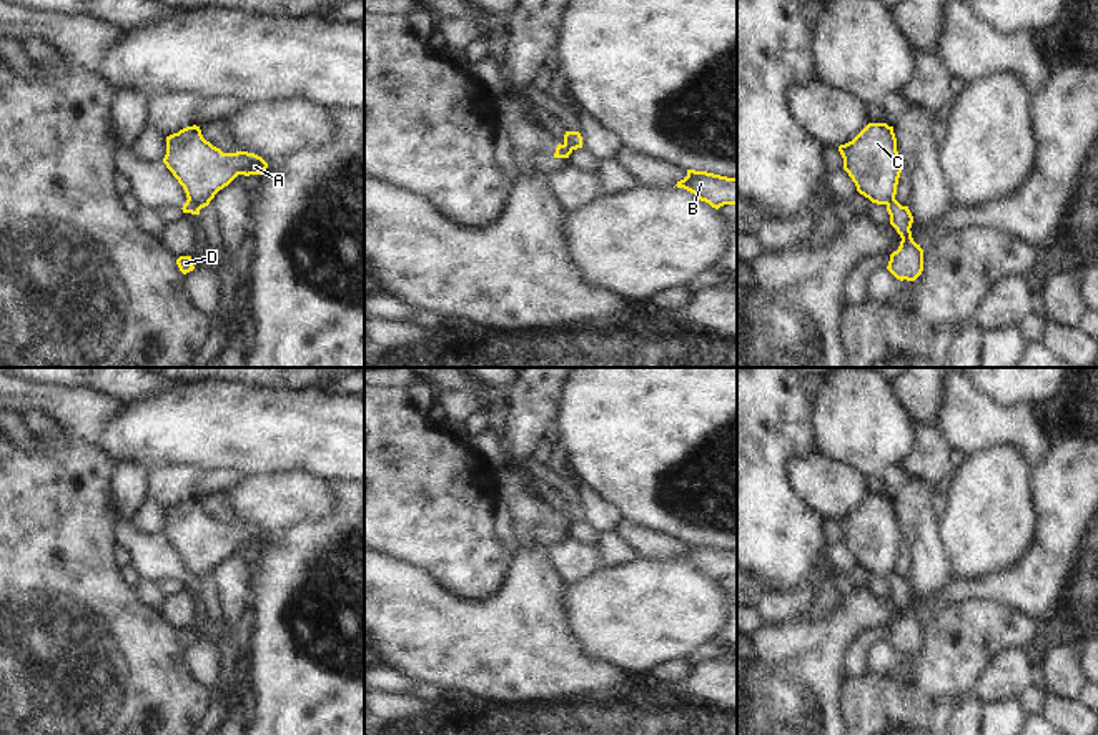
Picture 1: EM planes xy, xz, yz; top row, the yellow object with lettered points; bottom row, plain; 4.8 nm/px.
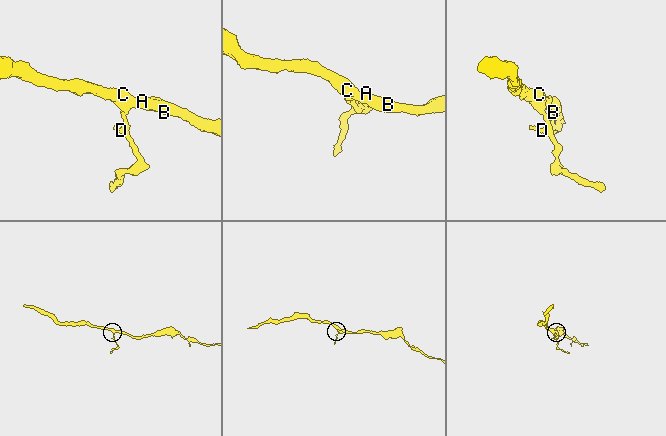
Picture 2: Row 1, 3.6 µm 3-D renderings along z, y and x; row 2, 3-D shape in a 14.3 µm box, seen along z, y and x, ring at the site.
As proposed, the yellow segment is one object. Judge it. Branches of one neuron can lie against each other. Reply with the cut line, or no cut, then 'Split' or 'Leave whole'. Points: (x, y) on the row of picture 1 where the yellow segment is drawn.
Split along xy (188, 198), (200, 208). Split.

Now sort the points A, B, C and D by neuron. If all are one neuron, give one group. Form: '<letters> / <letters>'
A B C / D

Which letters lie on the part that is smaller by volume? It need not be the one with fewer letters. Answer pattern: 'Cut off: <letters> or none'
Cut off: D

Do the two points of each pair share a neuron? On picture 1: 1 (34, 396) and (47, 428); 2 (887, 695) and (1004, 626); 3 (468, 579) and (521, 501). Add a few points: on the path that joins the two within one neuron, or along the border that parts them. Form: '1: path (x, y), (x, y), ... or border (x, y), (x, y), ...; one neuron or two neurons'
1: border (19, 413), (39, 409), (50, 419); two neurons
2: path (915, 685), (975, 632); one neuron
3: border (498, 486), (498, 503), (506, 529); two neurons

